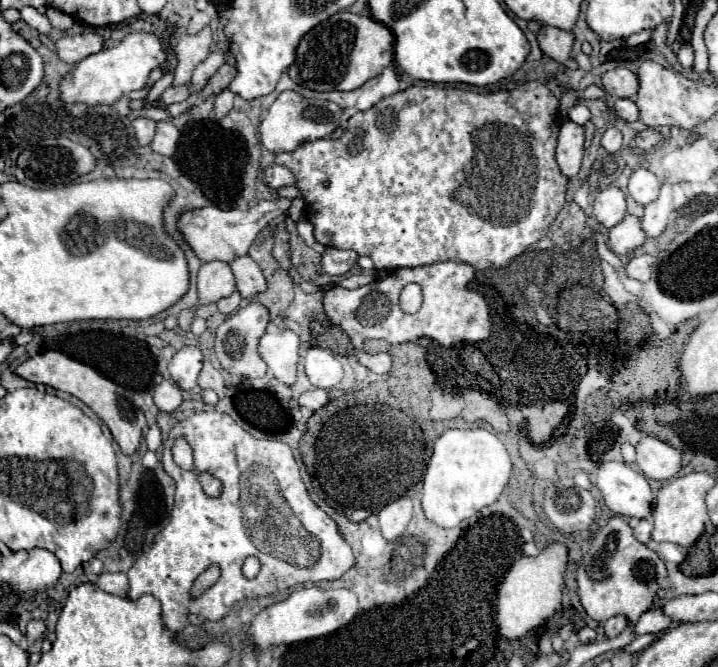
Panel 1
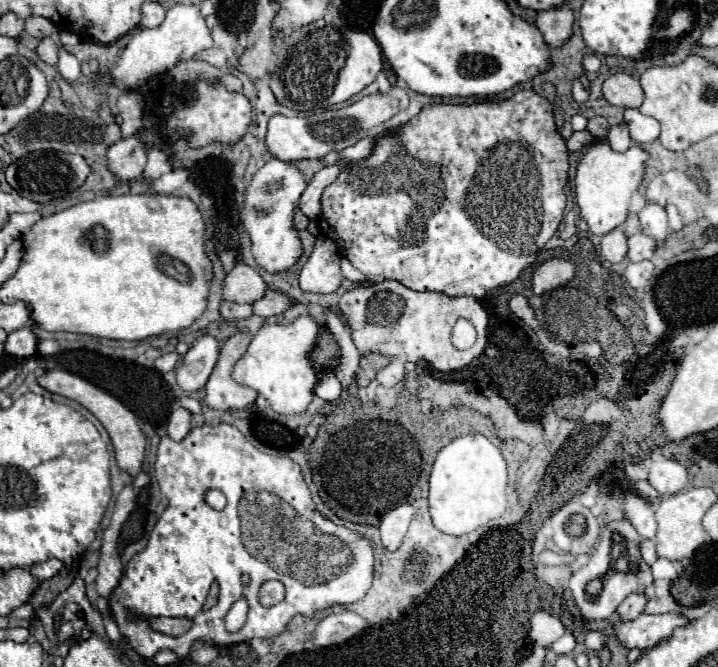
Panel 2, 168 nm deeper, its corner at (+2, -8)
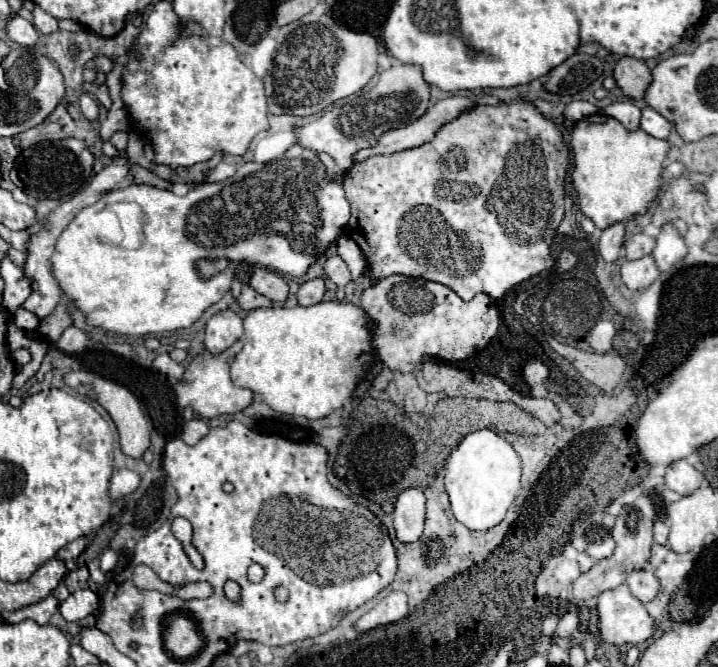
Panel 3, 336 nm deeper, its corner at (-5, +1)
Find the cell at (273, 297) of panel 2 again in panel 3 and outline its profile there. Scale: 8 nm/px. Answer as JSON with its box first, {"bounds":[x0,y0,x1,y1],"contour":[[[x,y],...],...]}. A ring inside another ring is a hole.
{"bounds":[296,279,326,305],"contour":[[[312,279],[312,281],[306,281],[300,285],[298,293],[296,293],[296,299],[300,305],[316,305],[322,301],[326,293],[326,287],[324,287],[324,281],[322,279]]]}

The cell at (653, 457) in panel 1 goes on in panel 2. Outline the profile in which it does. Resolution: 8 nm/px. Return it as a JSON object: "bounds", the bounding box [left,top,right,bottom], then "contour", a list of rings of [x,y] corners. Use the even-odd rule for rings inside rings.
{"bounds":[649,454,689,494],"contour":[[[657,454],[651,458],[649,484],[661,494],[677,494],[689,484],[689,476],[683,464]]]}

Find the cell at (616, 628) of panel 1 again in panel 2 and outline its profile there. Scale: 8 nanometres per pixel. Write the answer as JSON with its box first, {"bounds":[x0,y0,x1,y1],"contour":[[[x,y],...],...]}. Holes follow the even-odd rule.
{"bounds":[617,594,647,620],"contour":[[[629,594],[621,606],[617,608],[619,616],[623,620],[635,620],[643,610],[645,610],[645,604],[647,604],[647,596],[645,594]]]}

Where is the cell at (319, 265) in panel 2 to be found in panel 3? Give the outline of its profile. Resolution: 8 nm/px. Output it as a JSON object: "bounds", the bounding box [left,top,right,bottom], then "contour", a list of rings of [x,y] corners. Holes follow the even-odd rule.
{"bounds":[324,255,350,287],"contour":[[[338,255],[326,259],[326,263],[324,263],[324,273],[326,273],[328,279],[334,281],[338,287],[344,287],[344,285],[350,281],[350,271],[348,271],[346,263],[344,263]]]}

